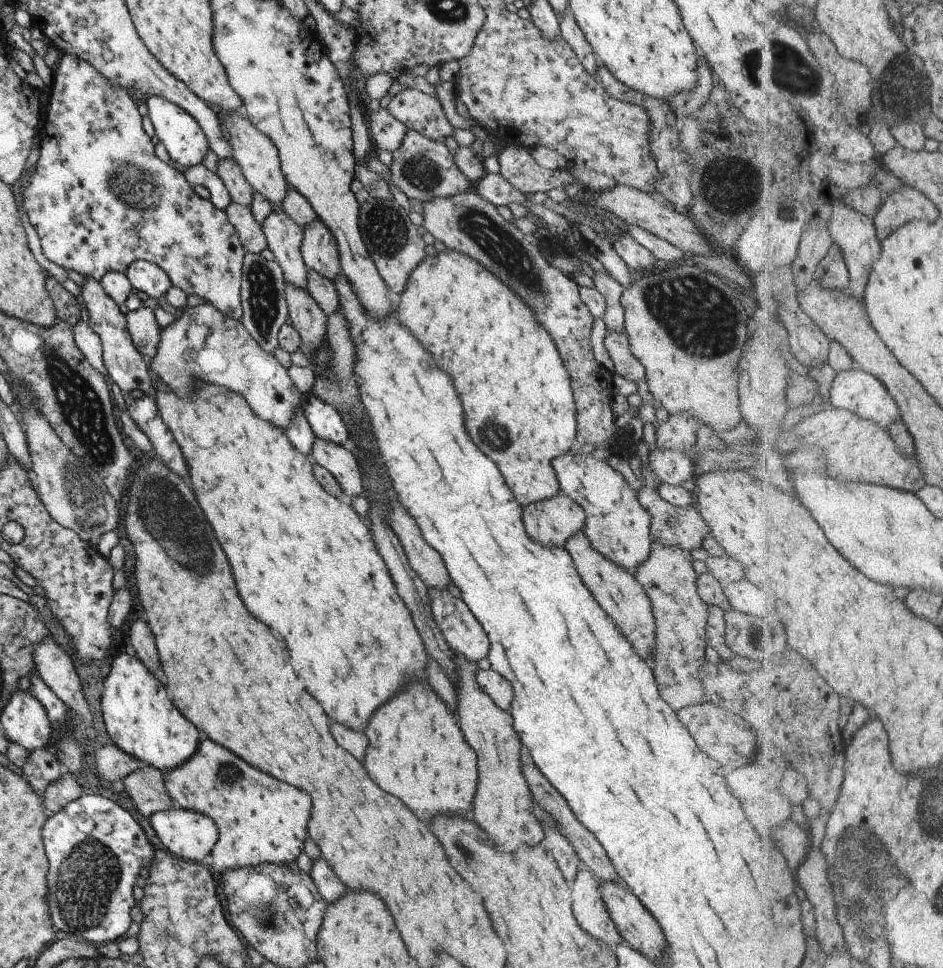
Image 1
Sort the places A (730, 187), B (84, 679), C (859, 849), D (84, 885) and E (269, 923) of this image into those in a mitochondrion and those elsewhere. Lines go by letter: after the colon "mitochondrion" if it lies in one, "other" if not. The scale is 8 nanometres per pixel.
A: mitochondrion
B: other
C: mitochondrion
D: mitochondrion
E: mitochondrion

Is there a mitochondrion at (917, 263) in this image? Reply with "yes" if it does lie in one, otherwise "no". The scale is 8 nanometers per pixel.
no

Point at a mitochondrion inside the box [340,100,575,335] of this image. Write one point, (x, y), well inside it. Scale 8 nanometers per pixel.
(504, 249)

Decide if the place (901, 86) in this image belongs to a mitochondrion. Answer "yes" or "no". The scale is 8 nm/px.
yes

